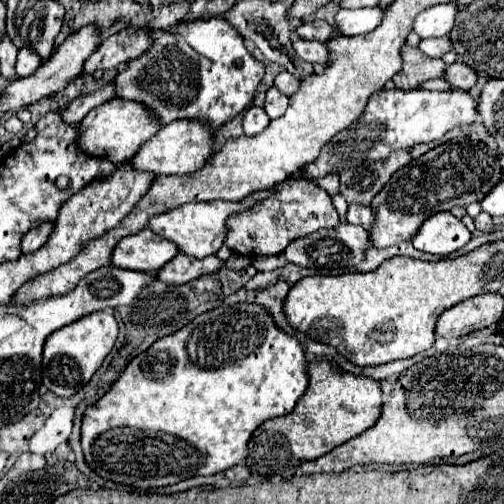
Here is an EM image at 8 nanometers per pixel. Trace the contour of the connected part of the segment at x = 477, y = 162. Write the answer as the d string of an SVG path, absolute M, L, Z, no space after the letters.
M465 137L451 139L427 151L419 159L393 173L391 181L373 199L371 207L377 217L371 233L375 247L389 247L401 241L411 241L423 221L435 213L449 211L451 207L467 207L481 201L503 177L503 167L495 151L481 141Z

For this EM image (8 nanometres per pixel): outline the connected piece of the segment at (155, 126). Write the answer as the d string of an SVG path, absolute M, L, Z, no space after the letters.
M115 97L111 101L107 101L105 105L99 105L97 109L93 109L83 121L81 121L81 137L79 137L79 145L85 153L89 155L103 155L109 161L113 161L115 165L119 165L121 161L131 159L143 143L147 143L159 129L161 129L161 119L155 111L151 111L149 107L141 105L139 101L131 101L131 99L121 99Z

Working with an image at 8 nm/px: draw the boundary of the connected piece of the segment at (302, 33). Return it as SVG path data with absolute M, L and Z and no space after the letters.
M313 19L313 21L303 21L303 25L299 25L297 35L301 39L309 39L309 41L321 41L321 43L329 43L333 37L341 37L343 33L335 27L331 27L325 19Z

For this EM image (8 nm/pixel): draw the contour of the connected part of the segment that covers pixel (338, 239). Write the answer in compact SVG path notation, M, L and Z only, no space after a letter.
M341 223L337 227L327 227L327 229L319 229L313 235L305 235L297 241L293 241L293 245L289 245L285 249L285 257L289 263L301 265L301 267L315 267L315 269L349 269L349 267L357 267L359 263L365 261L365 251L371 245L369 239L369 231L361 229L357 225L351 223Z

